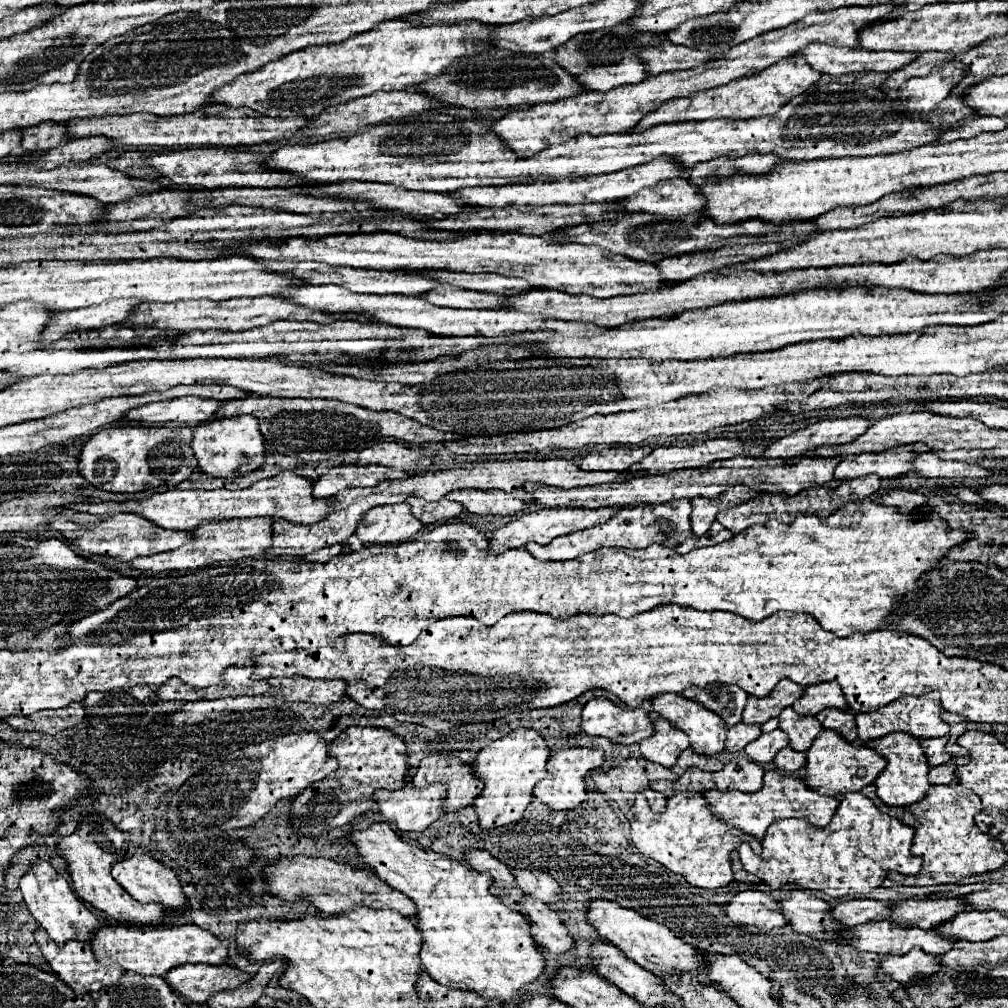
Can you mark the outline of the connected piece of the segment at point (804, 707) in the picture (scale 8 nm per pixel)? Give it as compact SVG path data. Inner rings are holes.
M823 682L807 686L803 696L793 704L793 710L803 716L817 716L825 708L849 710L847 700L837 682Z

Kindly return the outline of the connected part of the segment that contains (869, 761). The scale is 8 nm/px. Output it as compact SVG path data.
M821 730L817 738L813 740L811 748L807 750L807 762L805 762L805 784L815 788L819 794L845 794L845 792L857 792L869 784L885 770L887 762L883 756L875 754L867 746L853 746L847 744L837 732Z

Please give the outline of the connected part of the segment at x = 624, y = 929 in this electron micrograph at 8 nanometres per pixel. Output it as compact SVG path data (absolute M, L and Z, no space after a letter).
M591 898L587 904L587 922L599 932L599 936L607 942L611 942L613 946L621 948L625 952L625 956L629 960L633 960L635 964L639 964L641 968L653 972L655 976L663 976L663 974L681 974L681 972L695 972L703 984L711 984L717 990L721 990L721 986L709 982L707 974L701 970L703 966L703 956L689 944L685 944L681 938L677 938L667 926L649 920L645 916L641 916L639 912L633 912L631 908L623 908L613 900L605 900L605 898Z

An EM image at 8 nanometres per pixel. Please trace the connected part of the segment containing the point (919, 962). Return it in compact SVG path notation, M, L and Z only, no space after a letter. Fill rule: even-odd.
M919 948L903 956L885 956L881 962L881 970L901 984L909 984L911 980L923 980L923 976L939 972L939 968L939 956L931 956Z

